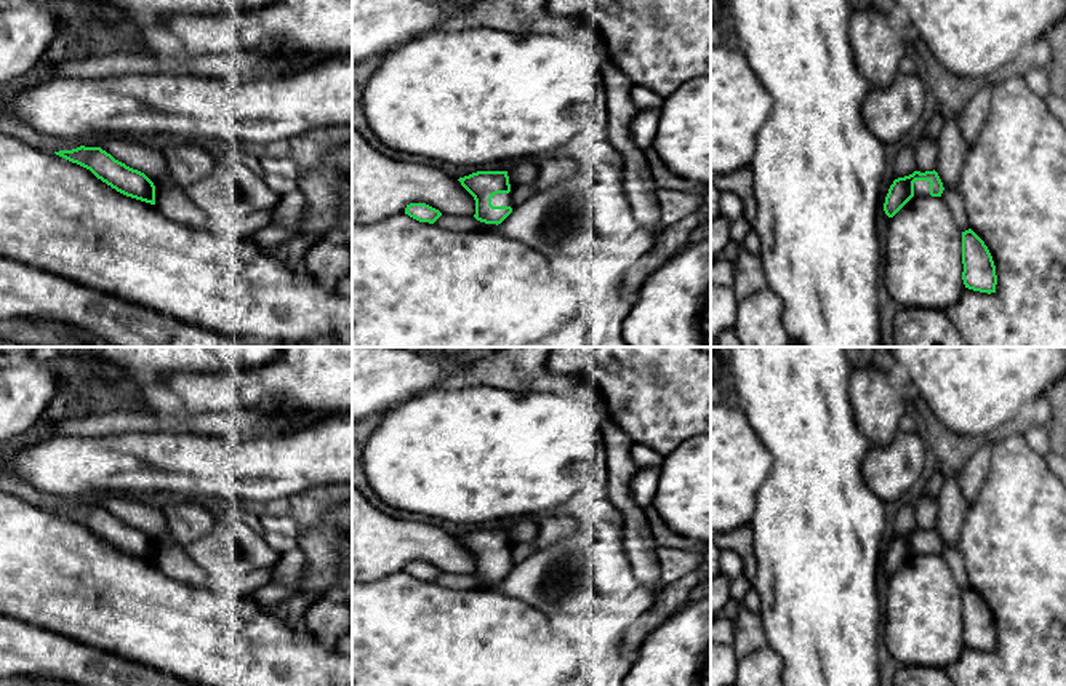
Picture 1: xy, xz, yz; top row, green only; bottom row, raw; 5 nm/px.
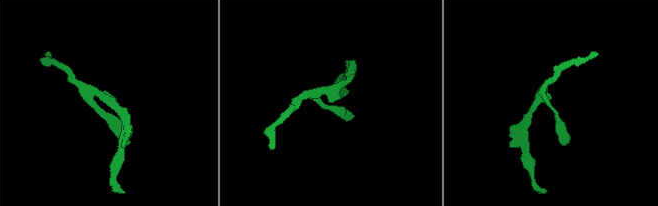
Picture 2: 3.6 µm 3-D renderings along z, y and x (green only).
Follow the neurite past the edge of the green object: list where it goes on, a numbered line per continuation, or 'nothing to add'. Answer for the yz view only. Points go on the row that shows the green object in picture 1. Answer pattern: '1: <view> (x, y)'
1: yz (921, 187)

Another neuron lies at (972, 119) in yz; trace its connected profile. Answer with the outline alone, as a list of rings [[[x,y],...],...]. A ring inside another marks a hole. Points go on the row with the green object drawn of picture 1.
[[[991,82],[983,85],[968,101],[962,114],[956,118],[968,146],[976,142],[978,134],[989,115],[994,86],[996,83]]]

